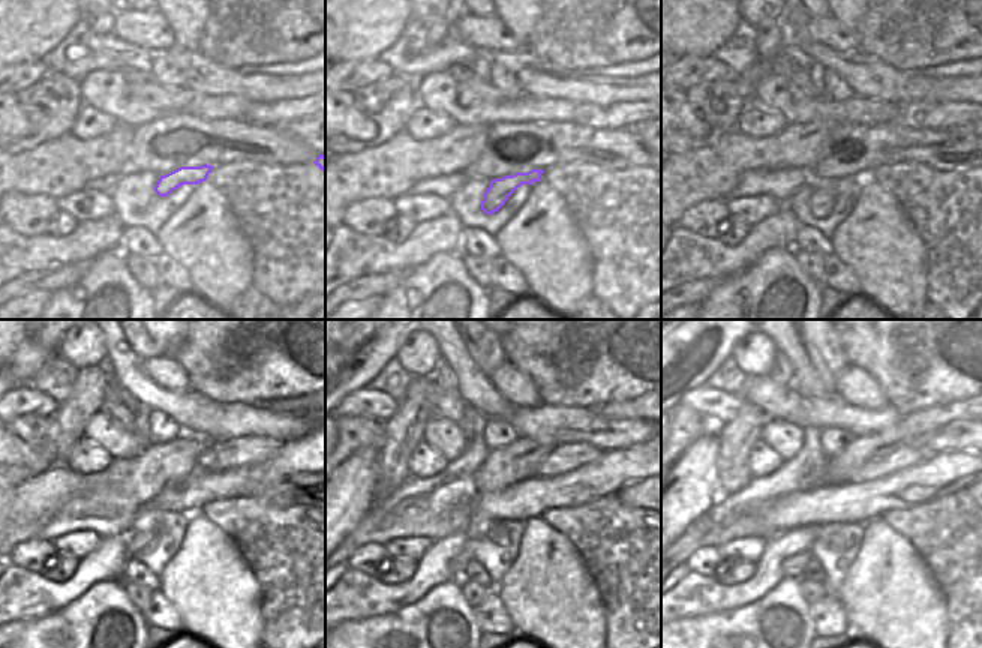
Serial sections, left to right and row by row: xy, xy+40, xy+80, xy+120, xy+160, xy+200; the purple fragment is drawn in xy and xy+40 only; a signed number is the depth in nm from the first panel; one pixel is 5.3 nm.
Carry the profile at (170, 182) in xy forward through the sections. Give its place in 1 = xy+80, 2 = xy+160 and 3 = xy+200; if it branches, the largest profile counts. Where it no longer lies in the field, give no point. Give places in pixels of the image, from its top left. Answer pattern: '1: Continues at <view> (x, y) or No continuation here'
1: Continues at xy+80 (823, 200)
2: Continues at xy+160 (461, 561)
3: Continues at xy+200 (793, 566)

